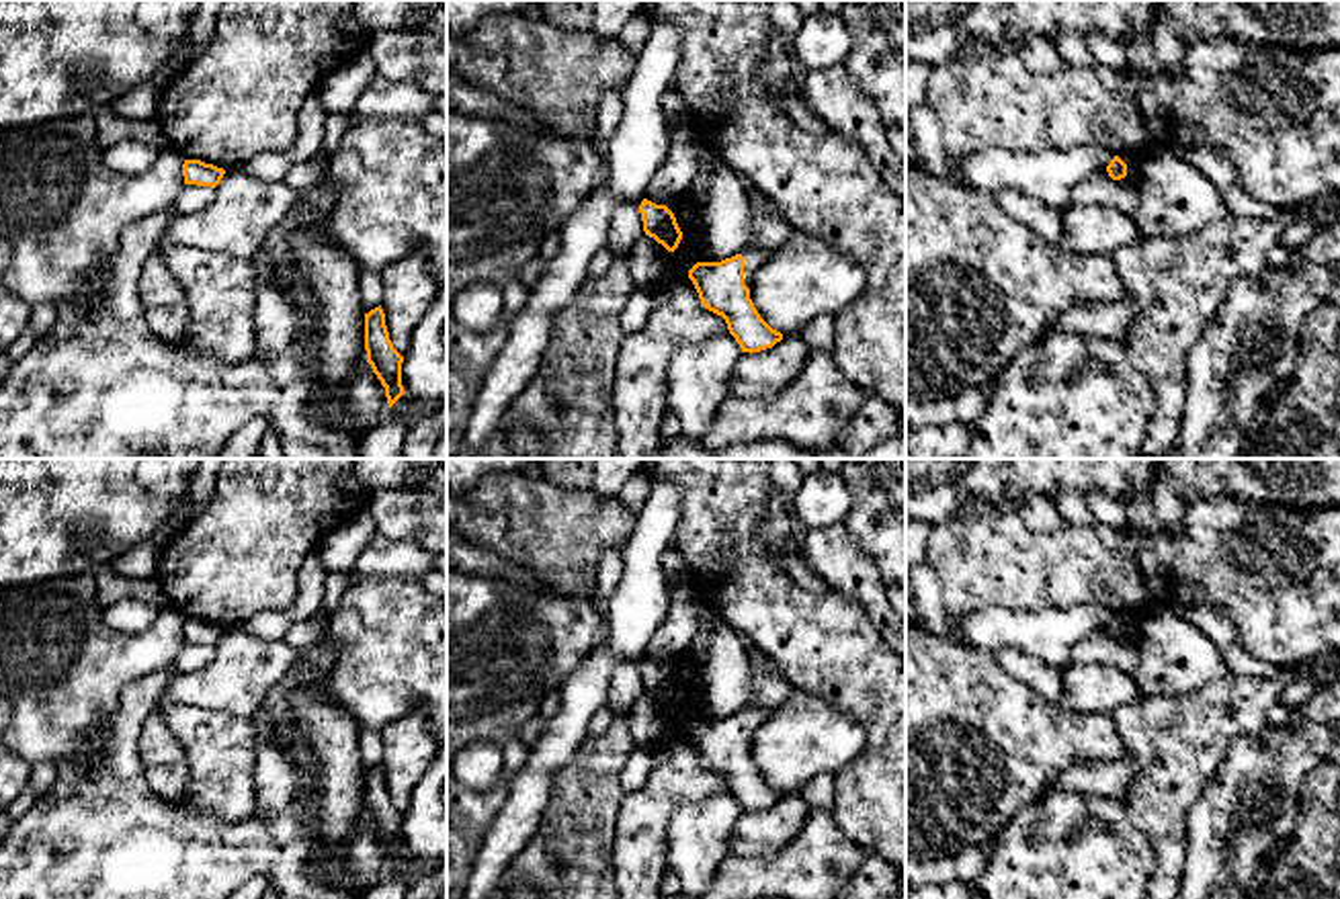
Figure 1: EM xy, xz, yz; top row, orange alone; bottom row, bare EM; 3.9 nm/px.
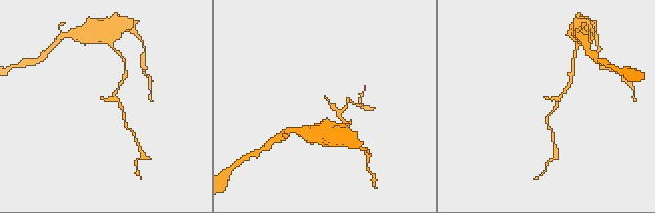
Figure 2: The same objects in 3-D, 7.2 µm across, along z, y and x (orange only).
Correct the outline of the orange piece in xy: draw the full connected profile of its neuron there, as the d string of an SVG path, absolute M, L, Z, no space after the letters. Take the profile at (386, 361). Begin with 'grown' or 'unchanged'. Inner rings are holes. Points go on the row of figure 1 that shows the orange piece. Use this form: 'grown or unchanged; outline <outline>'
unchanged; outline M379 307L365 313L365 350L367 362L385 387L389 408L404 395L402 362L404 356L393 348L385 326L385 313Z

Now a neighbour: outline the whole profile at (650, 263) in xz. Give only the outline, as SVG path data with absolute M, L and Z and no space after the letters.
M643 236L627 254L635 287L650 293L670 281L670 252L654 238Z

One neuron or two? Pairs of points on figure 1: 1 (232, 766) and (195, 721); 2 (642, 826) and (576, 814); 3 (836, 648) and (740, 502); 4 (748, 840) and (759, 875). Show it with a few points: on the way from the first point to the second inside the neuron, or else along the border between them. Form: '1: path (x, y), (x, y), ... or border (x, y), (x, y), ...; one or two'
1: path (222, 756), (220, 748), (203, 732); one
2: border (625, 793), (617, 805), (613, 867); two
3: path (800, 617), (742, 560), (740, 539); one
4: border (796, 834), (781, 848), (767, 854), (730, 854); two

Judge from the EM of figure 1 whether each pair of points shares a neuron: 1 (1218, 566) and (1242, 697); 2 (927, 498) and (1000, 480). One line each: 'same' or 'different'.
1: different
2: same

